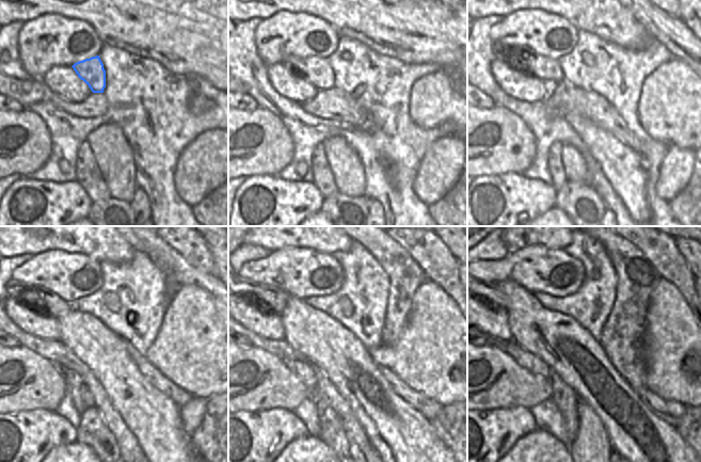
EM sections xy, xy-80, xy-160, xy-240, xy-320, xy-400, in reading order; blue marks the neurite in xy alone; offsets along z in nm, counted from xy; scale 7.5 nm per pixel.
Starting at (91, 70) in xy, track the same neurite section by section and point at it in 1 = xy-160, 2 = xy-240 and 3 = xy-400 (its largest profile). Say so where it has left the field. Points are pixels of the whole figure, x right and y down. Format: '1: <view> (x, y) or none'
1: xy-160 (547, 69)
2: xy-240 (53, 306)
3: xy-400 (490, 292)

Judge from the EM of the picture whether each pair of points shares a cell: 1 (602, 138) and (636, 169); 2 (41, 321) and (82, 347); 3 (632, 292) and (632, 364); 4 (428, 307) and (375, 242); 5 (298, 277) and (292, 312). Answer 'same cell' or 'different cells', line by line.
1: same cell
2: different cells
3: same cell
4: different cells
5: different cells

